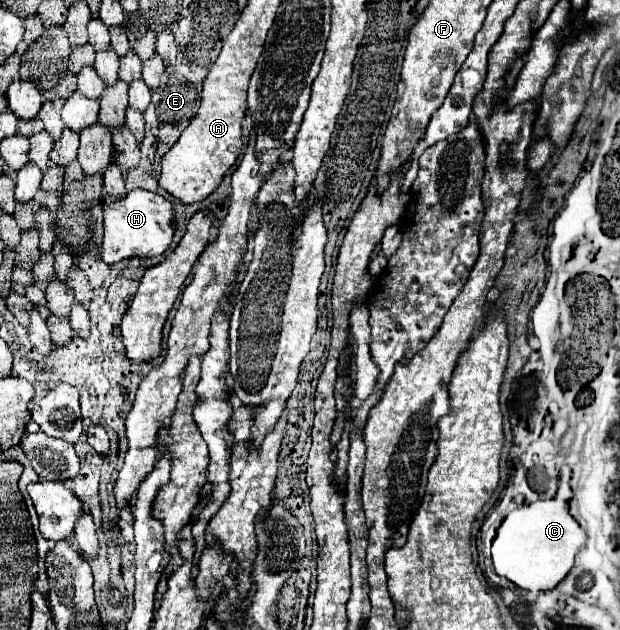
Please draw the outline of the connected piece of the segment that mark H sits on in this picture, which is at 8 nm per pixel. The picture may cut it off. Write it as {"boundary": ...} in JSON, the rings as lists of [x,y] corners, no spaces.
{"boundary":[[[131,190],[125,198],[109,202],[103,206],[103,222],[105,222],[105,234],[101,244],[101,258],[107,264],[115,264],[123,258],[143,256],[143,258],[155,258],[161,256],[173,238],[173,204],[165,200],[163,196],[149,192],[149,190]]]}

